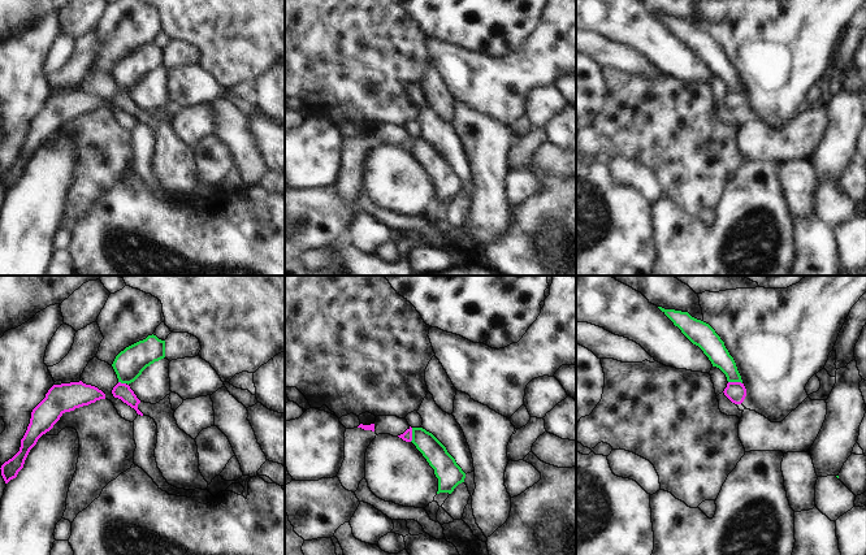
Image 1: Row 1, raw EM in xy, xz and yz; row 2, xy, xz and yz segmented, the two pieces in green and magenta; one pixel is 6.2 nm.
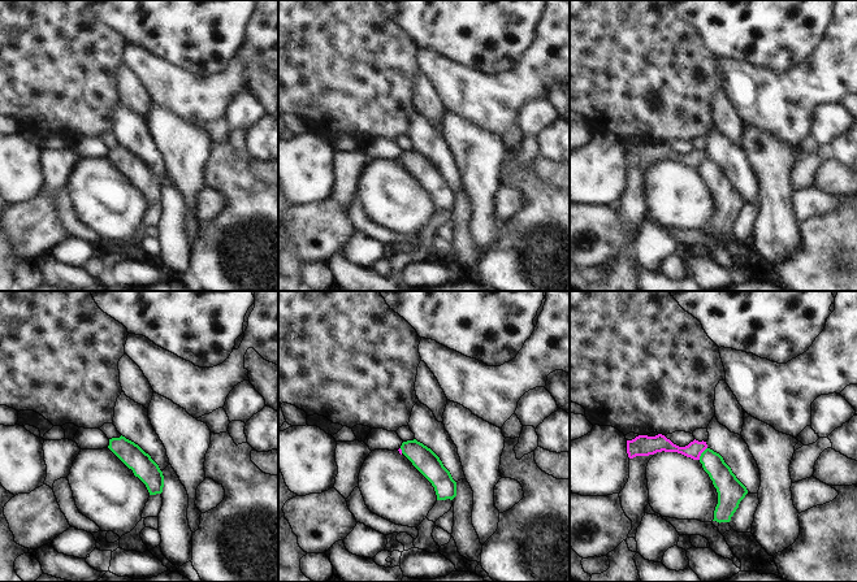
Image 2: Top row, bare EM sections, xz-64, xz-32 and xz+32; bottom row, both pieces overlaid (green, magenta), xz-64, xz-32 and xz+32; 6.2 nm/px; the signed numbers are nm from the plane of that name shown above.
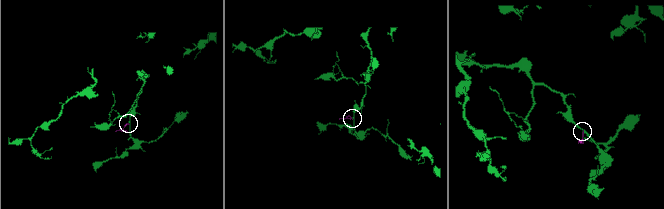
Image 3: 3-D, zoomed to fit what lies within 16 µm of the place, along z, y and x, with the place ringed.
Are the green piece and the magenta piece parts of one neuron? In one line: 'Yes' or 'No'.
No

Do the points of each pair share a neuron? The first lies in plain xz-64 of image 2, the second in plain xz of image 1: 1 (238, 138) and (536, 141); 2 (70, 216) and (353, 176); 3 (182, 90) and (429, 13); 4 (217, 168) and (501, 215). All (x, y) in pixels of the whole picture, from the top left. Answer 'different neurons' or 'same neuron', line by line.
1: same neuron
2: different neurons
3: different neurons
4: different neurons

